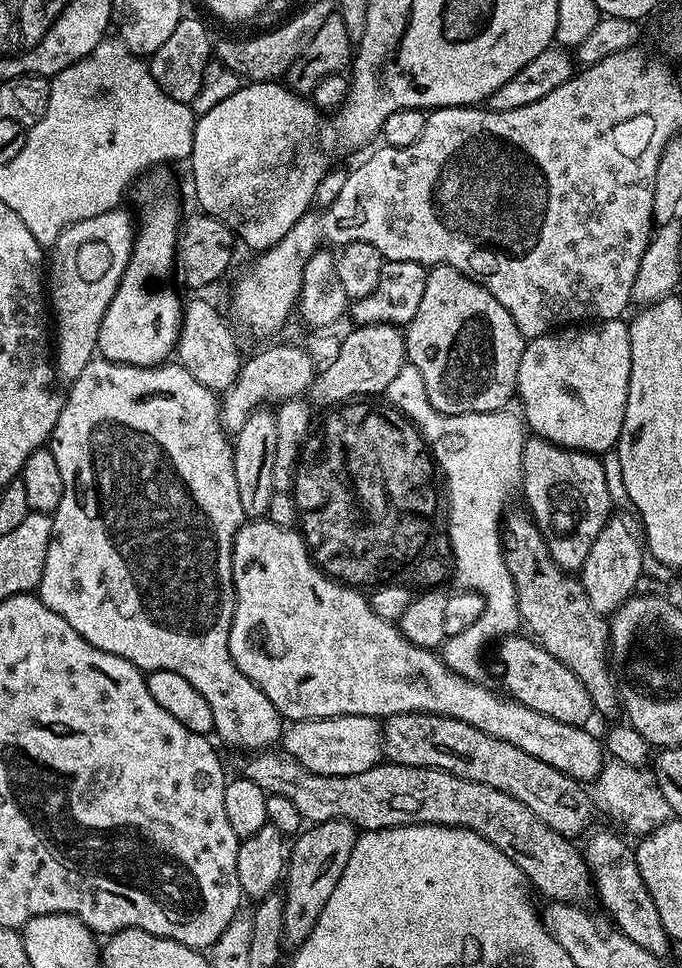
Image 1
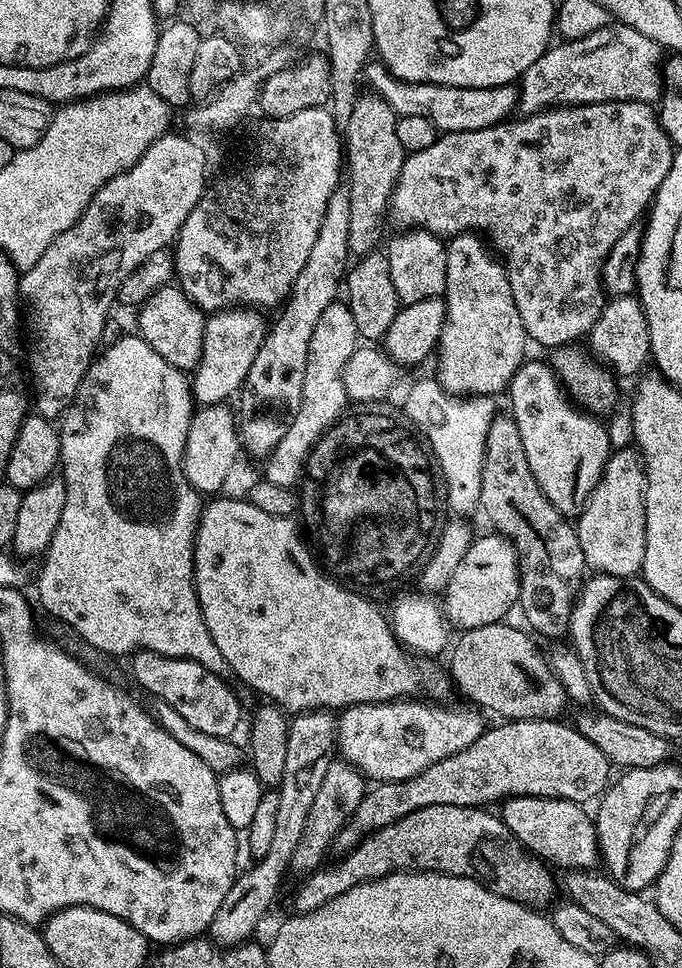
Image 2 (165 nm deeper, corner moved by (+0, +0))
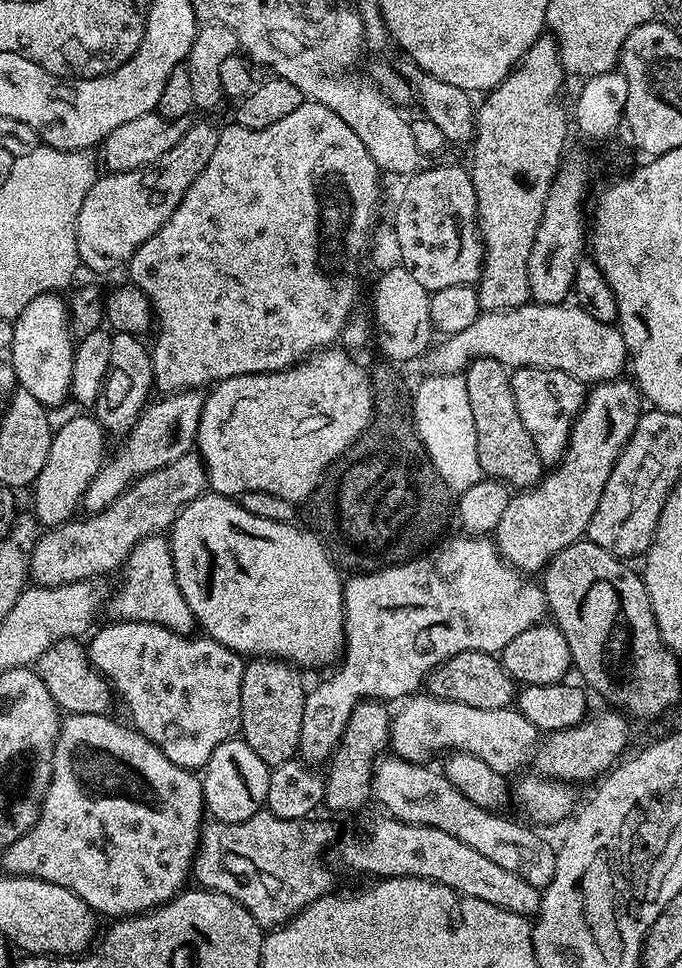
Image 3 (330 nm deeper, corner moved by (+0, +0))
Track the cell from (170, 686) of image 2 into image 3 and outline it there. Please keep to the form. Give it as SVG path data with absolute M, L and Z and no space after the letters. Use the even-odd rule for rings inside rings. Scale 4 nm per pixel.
M117 620L98 628L91 633L92 641L86 644L88 660L108 680L119 702L128 707L131 727L154 742L170 762L183 768L203 769L210 754L239 733L245 657L206 635L172 632L150 622Z

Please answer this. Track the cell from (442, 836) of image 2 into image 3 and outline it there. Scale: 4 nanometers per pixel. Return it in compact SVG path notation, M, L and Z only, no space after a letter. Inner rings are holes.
M262 810L237 824L205 823L200 833L200 846L192 862L191 875L199 887L226 894L246 906L246 910L250 910L261 928L275 930L326 894L324 848L337 843L336 828L328 820L316 819L287 820L278 818L273 812Z

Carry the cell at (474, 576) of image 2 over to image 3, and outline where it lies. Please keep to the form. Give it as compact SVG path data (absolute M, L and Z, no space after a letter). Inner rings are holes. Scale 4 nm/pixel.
M624 379L603 381L587 393L584 409L576 416L568 439L568 449L564 451L559 465L553 467L534 487L509 495L506 510L502 513L502 518L498 518L494 543L500 555L518 571L525 574L543 573L559 552L566 550L566 546L587 533L590 518L594 518L594 510L598 508L598 498L602 498L602 490L606 488L606 478L610 478L614 462L622 454L630 434L634 434L634 426L642 411L642 393L639 387L631 379Z

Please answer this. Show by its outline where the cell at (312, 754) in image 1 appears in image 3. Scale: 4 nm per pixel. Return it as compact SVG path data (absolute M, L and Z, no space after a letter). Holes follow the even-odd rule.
M416 694L397 708L392 716L390 748L402 760L428 762L435 752L465 752L482 758L493 770L511 774L527 765L538 747L536 728L515 707L478 710L478 706L466 706L466 702Z

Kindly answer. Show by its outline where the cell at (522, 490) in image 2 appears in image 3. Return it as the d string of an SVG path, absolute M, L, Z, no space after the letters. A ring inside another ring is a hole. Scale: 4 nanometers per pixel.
M478 356L464 369L462 375L466 382L466 394L470 398L470 410L474 414L474 422L476 423L478 462L482 466L484 476L493 480L501 480L512 490L534 487L545 475L546 466L538 458L538 450L534 450L534 438L530 438L530 430L526 430L526 426L522 426L518 406L514 406L514 390L509 369L494 358Z

